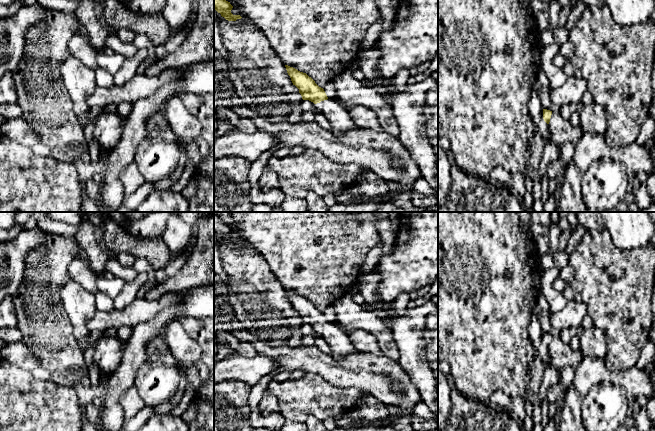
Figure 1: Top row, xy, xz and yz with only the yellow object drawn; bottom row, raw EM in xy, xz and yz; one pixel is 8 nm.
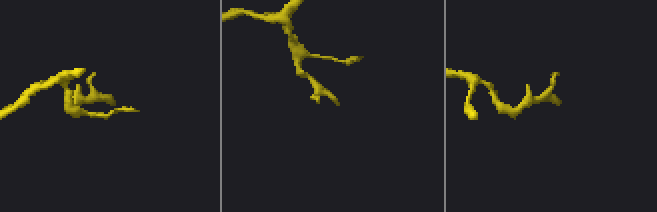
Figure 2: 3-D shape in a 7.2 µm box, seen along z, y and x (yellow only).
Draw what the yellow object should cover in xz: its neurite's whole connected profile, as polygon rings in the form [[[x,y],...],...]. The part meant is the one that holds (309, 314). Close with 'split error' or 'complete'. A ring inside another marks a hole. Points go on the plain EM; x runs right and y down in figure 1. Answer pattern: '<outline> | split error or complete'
[[[285,289],[293,309],[299,313],[303,324],[315,328],[315,332],[327,343],[331,349],[331,356],[339,359],[357,353],[348,333],[336,322],[328,322],[324,313],[306,297]]] | split error

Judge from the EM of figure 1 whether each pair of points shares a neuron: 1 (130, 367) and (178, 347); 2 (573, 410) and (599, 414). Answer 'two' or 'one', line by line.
1: two
2: two

